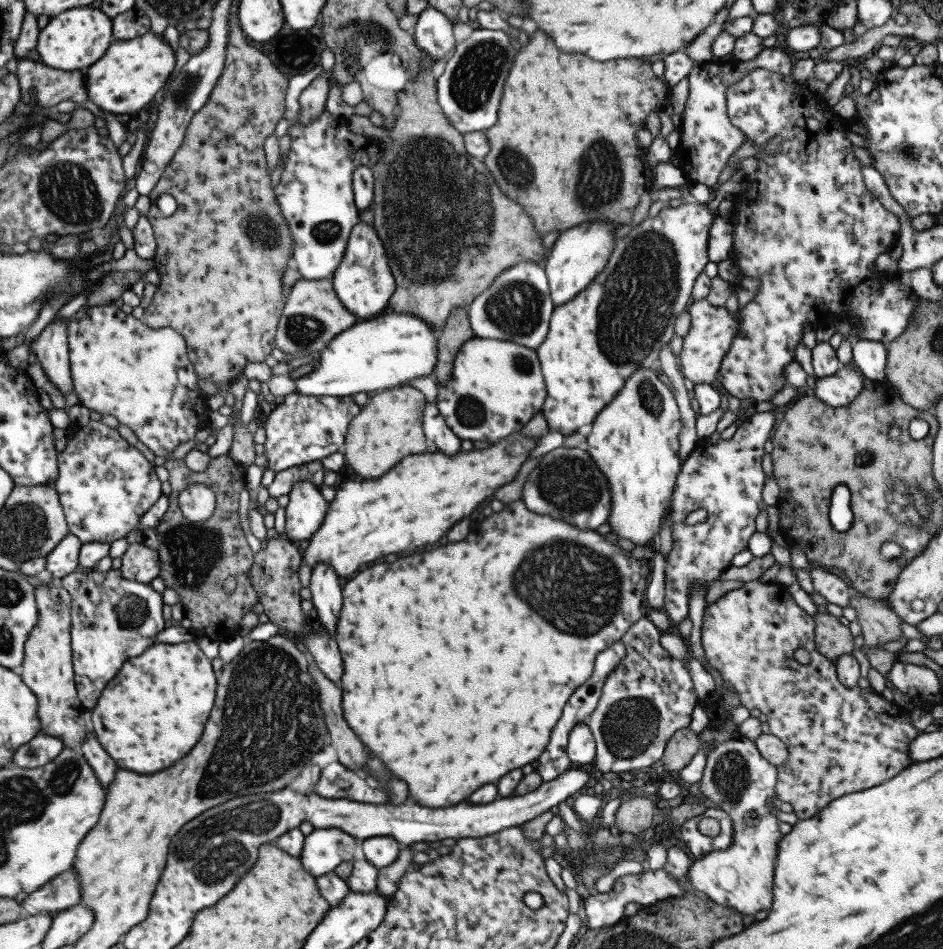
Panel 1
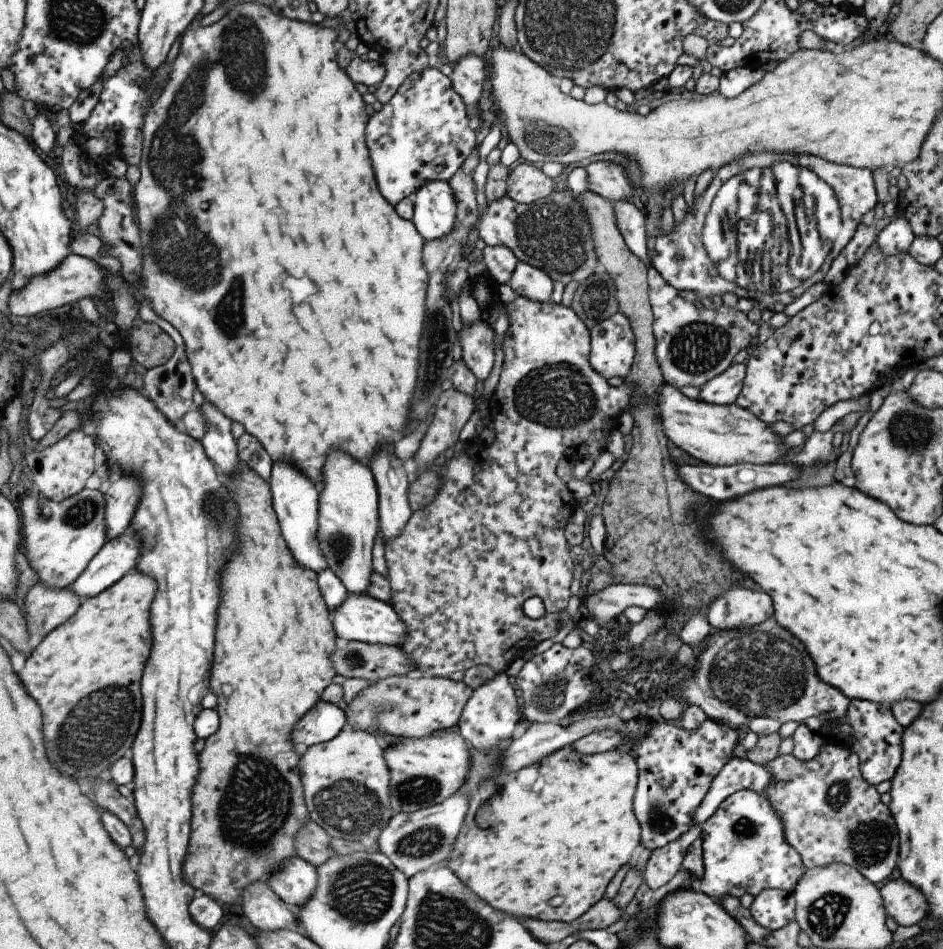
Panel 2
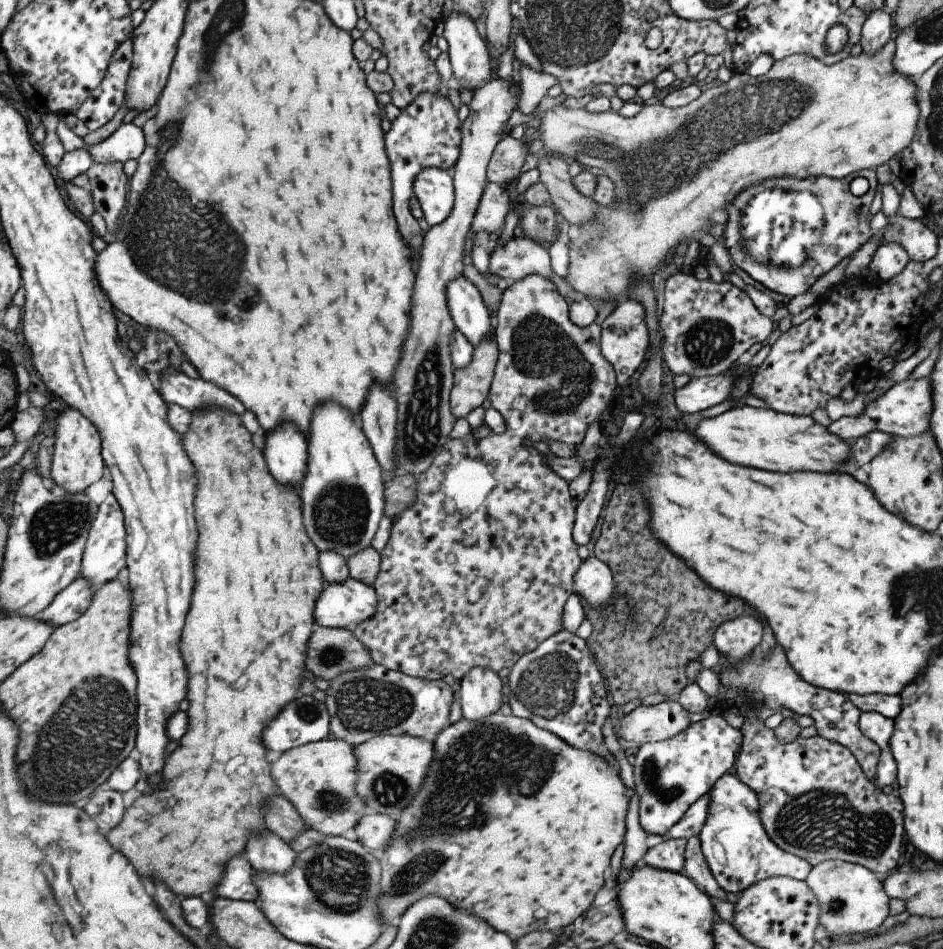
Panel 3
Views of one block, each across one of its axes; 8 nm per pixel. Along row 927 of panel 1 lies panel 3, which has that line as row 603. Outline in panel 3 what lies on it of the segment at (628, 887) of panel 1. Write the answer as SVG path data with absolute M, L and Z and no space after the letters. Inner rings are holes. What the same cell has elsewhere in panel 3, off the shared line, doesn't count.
M595 555L582 560L574 575L572 592L584 598L592 608L602 608L612 602L614 577L609 566Z

